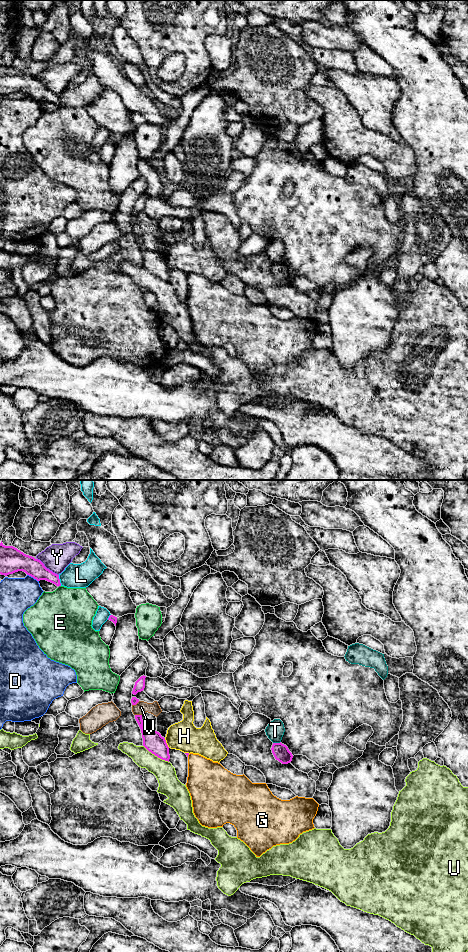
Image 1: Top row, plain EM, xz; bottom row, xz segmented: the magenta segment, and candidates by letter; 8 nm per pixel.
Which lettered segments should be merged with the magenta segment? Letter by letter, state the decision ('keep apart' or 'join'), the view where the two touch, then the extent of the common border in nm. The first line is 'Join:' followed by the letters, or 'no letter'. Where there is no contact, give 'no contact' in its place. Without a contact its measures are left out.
Join: no letter
D: keep apart; meets magenta in xz; contact 110 nm long
E: keep apart; meets magenta in xz; contact 30 nm long
G: keep apart; meets magenta in xz; contact 30 nm long
H: keep apart; meets magenta in xz; contact 90 nm long
L: keep apart; meets magenta in xz; contact 90 nm long
T: keep apart; meets magenta in xz; contact 70 nm long
U: keep apart; meets magenta in xz; contact 240 nm long
V: keep apart; meets magenta in xz; contact 60 nm long
Y: keep apart; meets magenta in xz; contact 220 nm long

